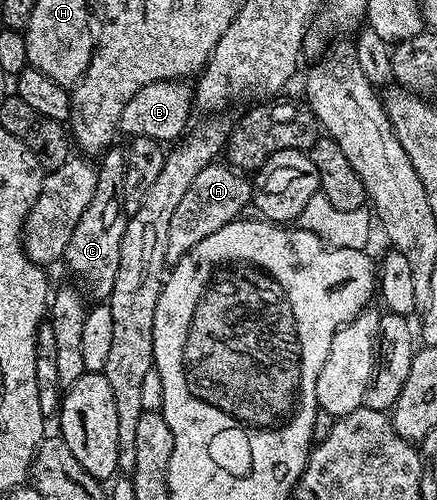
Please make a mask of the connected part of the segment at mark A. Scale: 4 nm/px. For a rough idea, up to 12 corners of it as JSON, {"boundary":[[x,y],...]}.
{"boundary":[[217,160],[170,220],[174,264],[252,206],[253,179]]}

